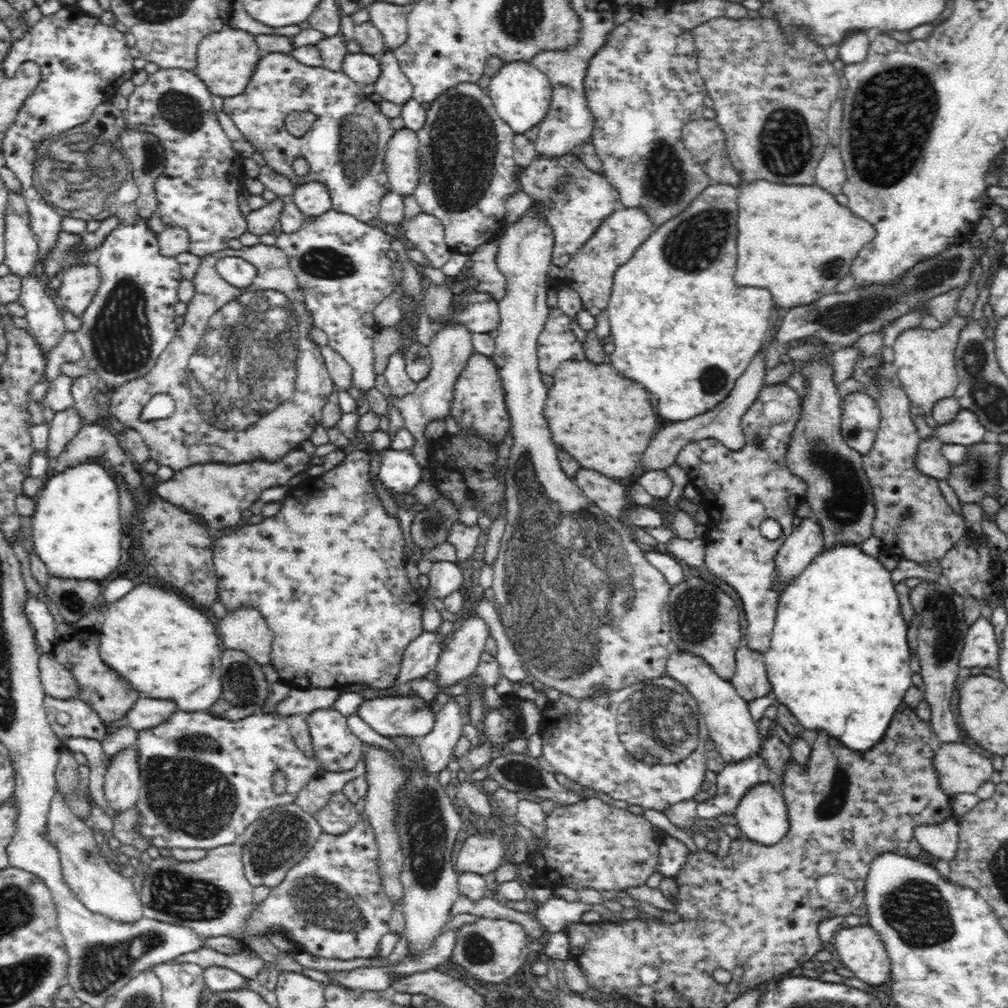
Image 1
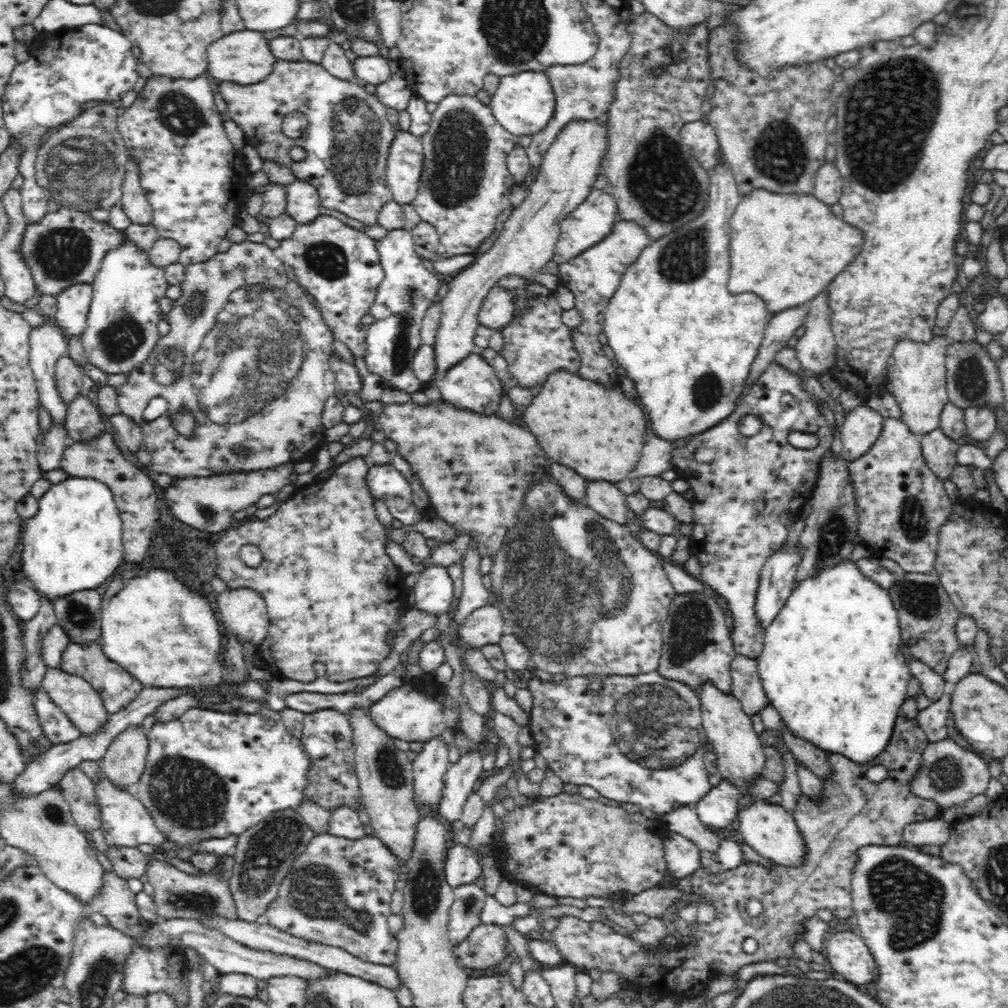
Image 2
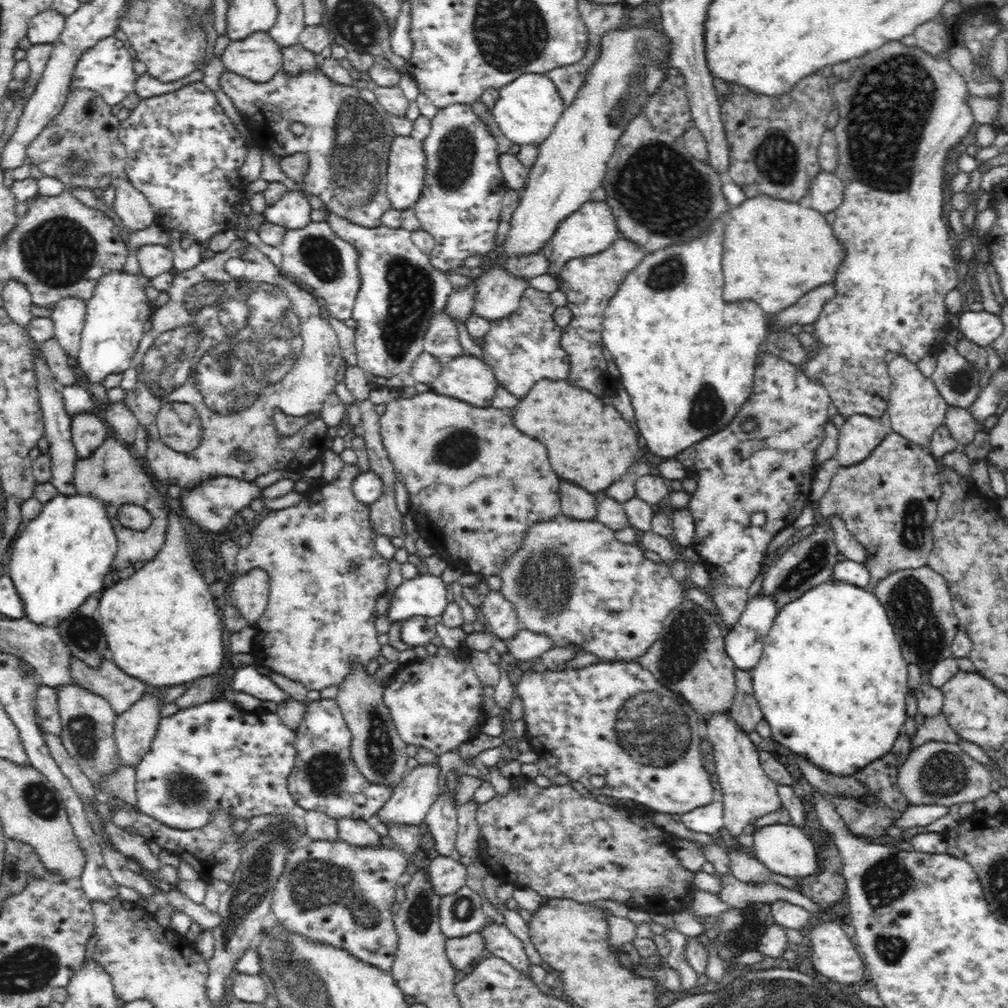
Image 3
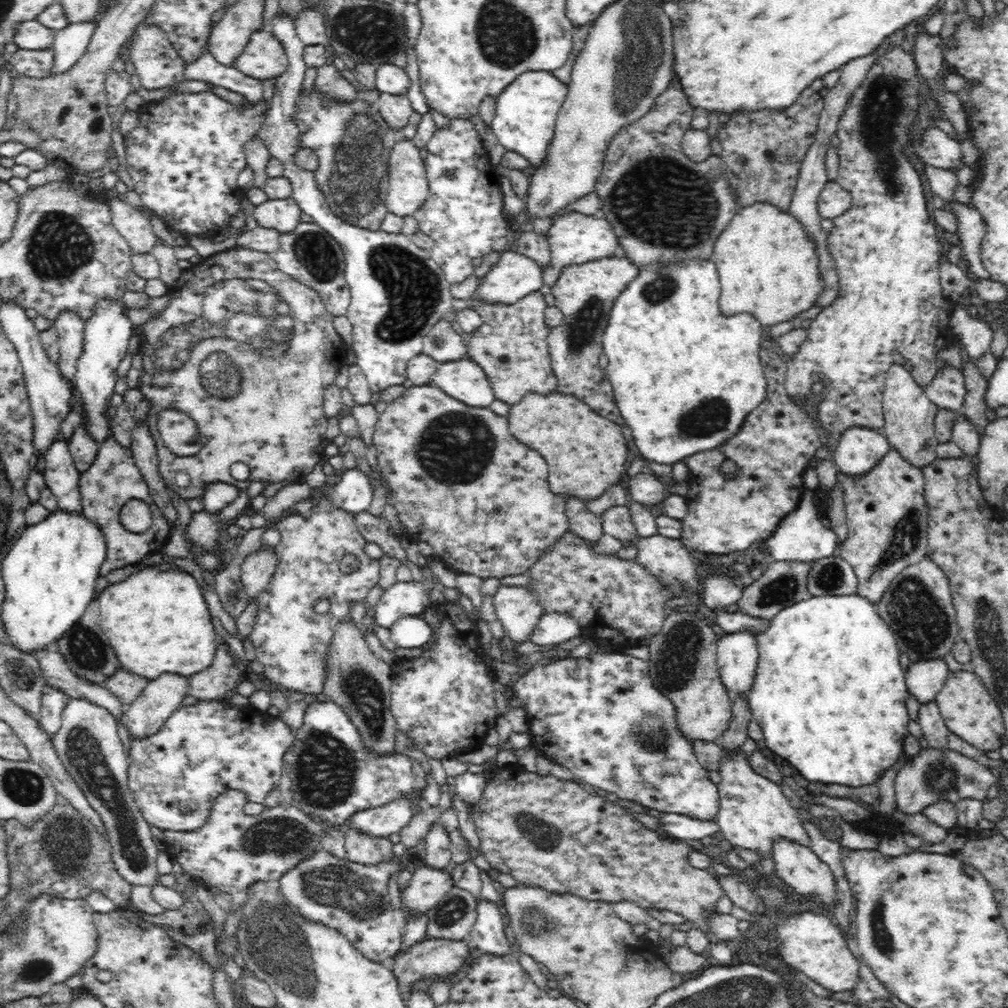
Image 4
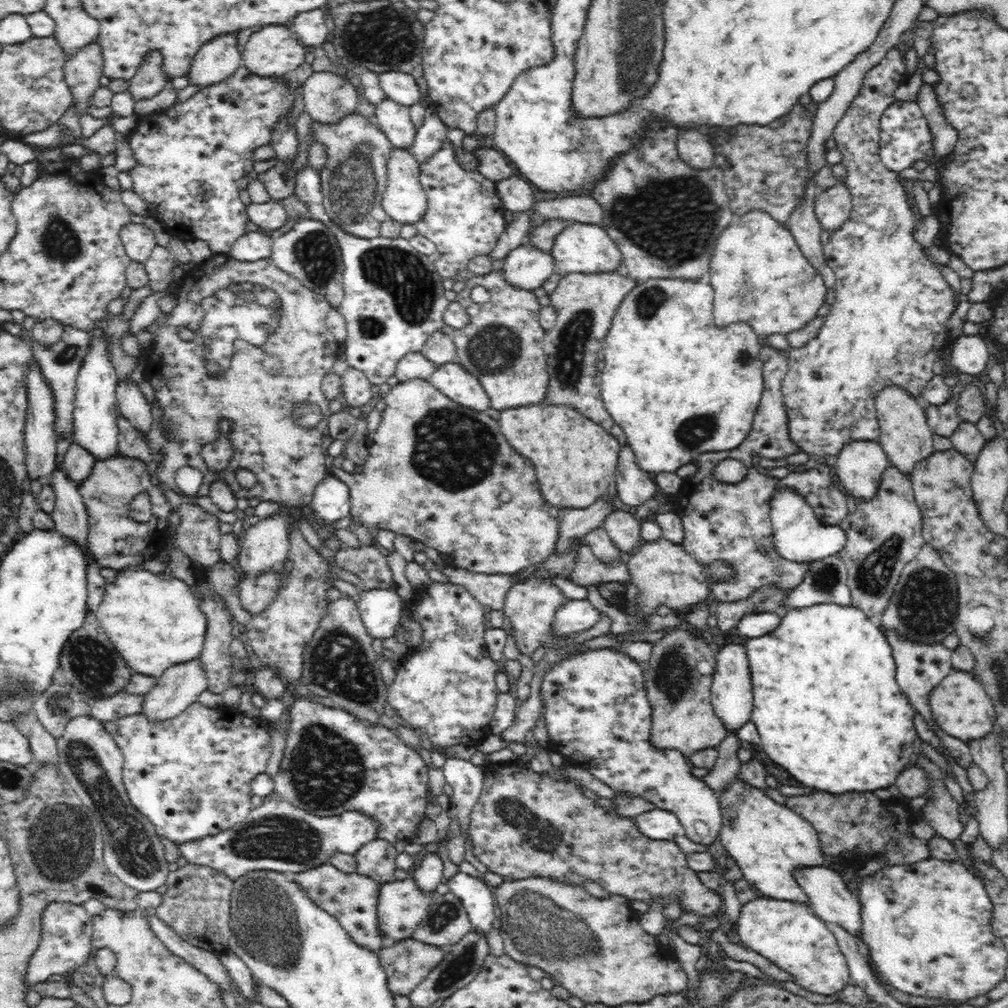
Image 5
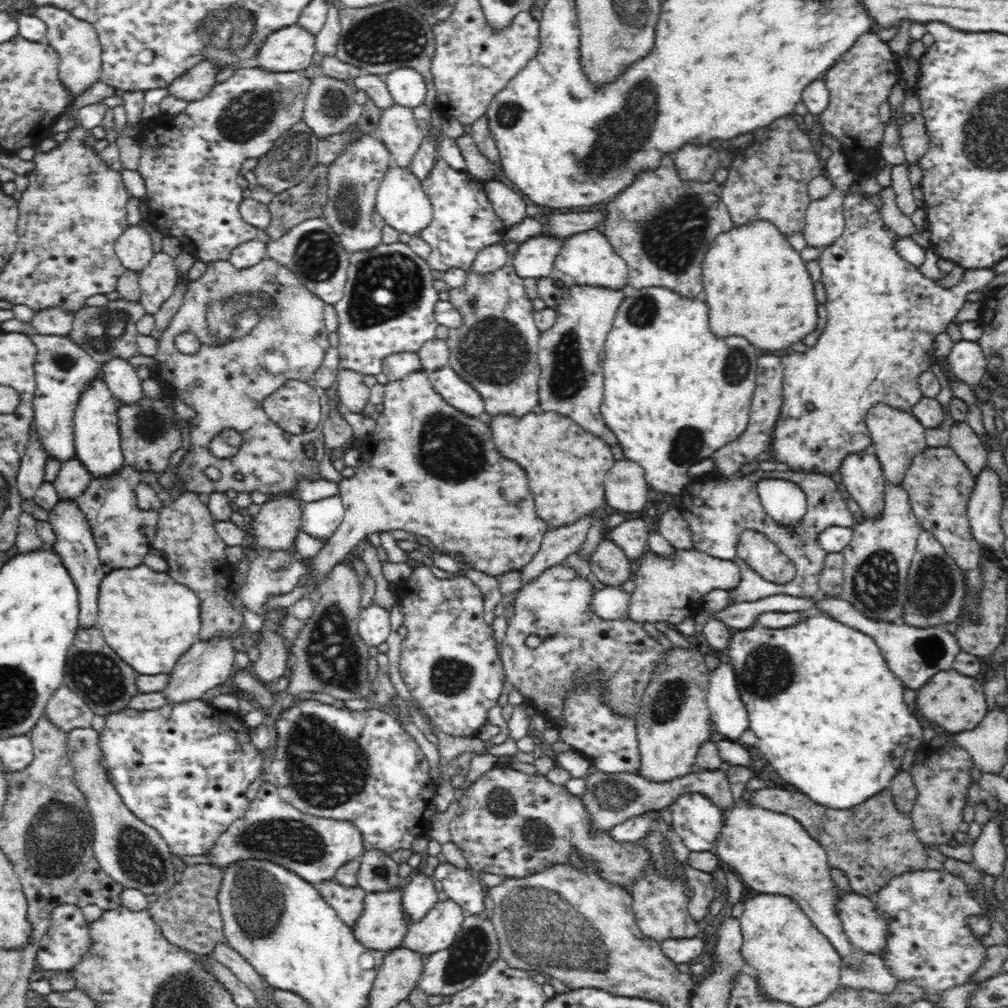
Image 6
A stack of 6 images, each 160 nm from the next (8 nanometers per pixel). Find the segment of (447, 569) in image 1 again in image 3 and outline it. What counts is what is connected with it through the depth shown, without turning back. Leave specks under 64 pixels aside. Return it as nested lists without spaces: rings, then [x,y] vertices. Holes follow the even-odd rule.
[[[424,572],[408,578],[397,586],[392,600],[385,605],[390,622],[403,621],[411,616],[440,618],[448,604],[448,584],[440,576]]]

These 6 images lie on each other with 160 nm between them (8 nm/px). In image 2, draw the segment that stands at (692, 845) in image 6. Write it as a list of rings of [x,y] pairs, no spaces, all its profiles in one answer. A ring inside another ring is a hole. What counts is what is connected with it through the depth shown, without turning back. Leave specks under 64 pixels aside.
[[[657,670],[642,675],[630,676],[600,676],[592,674],[582,678],[562,680],[561,682],[542,681],[533,675],[527,682],[527,689],[532,693],[532,709],[529,712],[528,726],[535,742],[534,749],[546,758],[549,768],[552,769],[564,783],[577,784],[578,786],[582,786],[582,784],[592,786],[592,788],[595,788],[602,796],[610,800],[616,800],[616,802],[621,803],[630,802],[630,804],[636,804],[636,806],[642,809],[649,808],[663,817],[695,805],[710,792],[712,786],[708,782],[709,774],[706,769],[704,769],[703,762],[708,741],[706,740],[705,731],[702,726],[700,699],[698,692],[685,682],[670,680],[668,677],[660,676]],[[592,678],[601,678],[602,690],[600,690],[600,692],[590,688]]]

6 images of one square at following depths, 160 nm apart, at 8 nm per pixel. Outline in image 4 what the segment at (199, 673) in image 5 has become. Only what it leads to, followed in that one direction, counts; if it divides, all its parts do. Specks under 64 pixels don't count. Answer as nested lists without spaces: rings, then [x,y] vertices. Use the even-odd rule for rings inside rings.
[[[166,673],[157,679],[150,680],[146,688],[127,706],[127,711],[119,719],[131,734],[132,739],[145,739],[156,734],[166,719],[182,706],[182,700],[188,694],[188,678]]]

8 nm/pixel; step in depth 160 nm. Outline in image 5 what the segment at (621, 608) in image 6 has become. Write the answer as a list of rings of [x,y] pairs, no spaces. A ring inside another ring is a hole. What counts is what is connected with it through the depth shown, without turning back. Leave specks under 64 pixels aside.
[[[572,599],[558,608],[554,614],[552,629],[558,635],[566,636],[573,632],[582,632],[592,628],[600,620],[600,610],[595,608],[588,599]]]

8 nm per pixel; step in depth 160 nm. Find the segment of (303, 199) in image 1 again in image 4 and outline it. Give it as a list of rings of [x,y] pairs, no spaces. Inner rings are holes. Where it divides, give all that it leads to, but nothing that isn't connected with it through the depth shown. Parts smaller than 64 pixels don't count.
[[[268,199],[266,202],[254,207],[253,215],[262,228],[274,228],[280,233],[292,232],[300,224],[301,208],[293,199]]]

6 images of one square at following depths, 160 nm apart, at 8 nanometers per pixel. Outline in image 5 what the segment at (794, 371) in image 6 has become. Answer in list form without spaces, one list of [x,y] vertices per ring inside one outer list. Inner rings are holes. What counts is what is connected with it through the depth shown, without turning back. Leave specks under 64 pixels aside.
[[[894,46],[875,67],[865,72],[856,98],[833,130],[833,139],[842,153],[841,164],[846,169],[842,182],[852,199],[850,218],[834,230],[827,244],[823,244],[827,265],[836,276],[835,300],[818,336],[804,346],[785,352],[789,368],[781,383],[790,439],[811,457],[837,456],[849,440],[878,440],[880,429],[875,420],[875,402],[877,395],[890,384],[903,386],[914,398],[920,397],[932,380],[932,362],[938,360],[938,352],[948,340],[946,322],[959,304],[956,291],[936,265],[932,266],[926,248],[914,238],[914,214],[908,194],[904,186],[898,184],[898,174],[888,170],[879,156],[883,112],[894,102],[898,84],[908,79],[902,55]]]

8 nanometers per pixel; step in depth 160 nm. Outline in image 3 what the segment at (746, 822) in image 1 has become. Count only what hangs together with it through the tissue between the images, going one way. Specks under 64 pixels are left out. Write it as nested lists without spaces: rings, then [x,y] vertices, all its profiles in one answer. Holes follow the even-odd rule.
[[[773,823],[758,828],[754,832],[753,856],[756,856],[756,859],[766,868],[769,868],[772,873],[787,876],[791,879],[808,877],[816,872],[816,866],[818,865],[816,852],[814,842],[810,841],[810,837],[798,825]]]

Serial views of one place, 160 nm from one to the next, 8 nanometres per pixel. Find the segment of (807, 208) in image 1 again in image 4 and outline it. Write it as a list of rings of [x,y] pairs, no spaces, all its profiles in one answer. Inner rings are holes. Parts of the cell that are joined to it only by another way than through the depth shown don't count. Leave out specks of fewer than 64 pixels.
[[[758,201],[746,208],[740,207],[718,236],[712,258],[717,265],[721,285],[721,312],[726,312],[726,316],[732,316],[734,312],[752,312],[764,328],[802,318],[803,314],[814,307],[825,285],[820,276],[820,257],[816,251],[816,241],[808,233],[808,227],[793,216],[793,213],[780,209],[769,201]]]

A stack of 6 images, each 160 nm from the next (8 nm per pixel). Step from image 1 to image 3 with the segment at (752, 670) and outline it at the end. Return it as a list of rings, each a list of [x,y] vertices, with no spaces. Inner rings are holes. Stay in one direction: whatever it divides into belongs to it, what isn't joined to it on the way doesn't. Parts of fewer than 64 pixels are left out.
[[[734,670],[735,699],[729,708],[734,720],[741,725],[746,733],[754,731],[754,727],[763,718],[763,712],[758,706],[753,694],[753,682],[748,670]]]

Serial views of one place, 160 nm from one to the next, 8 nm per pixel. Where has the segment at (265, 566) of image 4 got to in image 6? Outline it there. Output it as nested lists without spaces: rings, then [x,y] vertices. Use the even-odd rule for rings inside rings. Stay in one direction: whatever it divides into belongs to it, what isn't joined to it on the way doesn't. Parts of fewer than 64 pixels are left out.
[[[284,494],[262,504],[258,515],[248,519],[258,546],[255,551],[287,551],[293,548],[293,540],[300,530],[303,504],[296,496]]]

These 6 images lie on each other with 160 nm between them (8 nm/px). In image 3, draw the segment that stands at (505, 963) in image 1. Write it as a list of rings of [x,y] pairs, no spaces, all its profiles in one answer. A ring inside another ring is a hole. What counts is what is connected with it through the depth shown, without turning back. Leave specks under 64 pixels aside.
[[[477,931],[465,937],[450,937],[445,944],[445,951],[454,968],[464,969],[480,958],[484,945],[486,937]]]

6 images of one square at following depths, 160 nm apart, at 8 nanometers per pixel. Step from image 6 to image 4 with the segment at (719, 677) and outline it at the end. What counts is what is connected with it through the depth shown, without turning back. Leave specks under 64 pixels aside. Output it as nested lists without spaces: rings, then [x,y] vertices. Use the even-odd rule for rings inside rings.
[[[743,629],[723,636],[717,644],[717,668],[732,701],[734,696],[746,695],[754,682],[760,653],[757,634]]]

